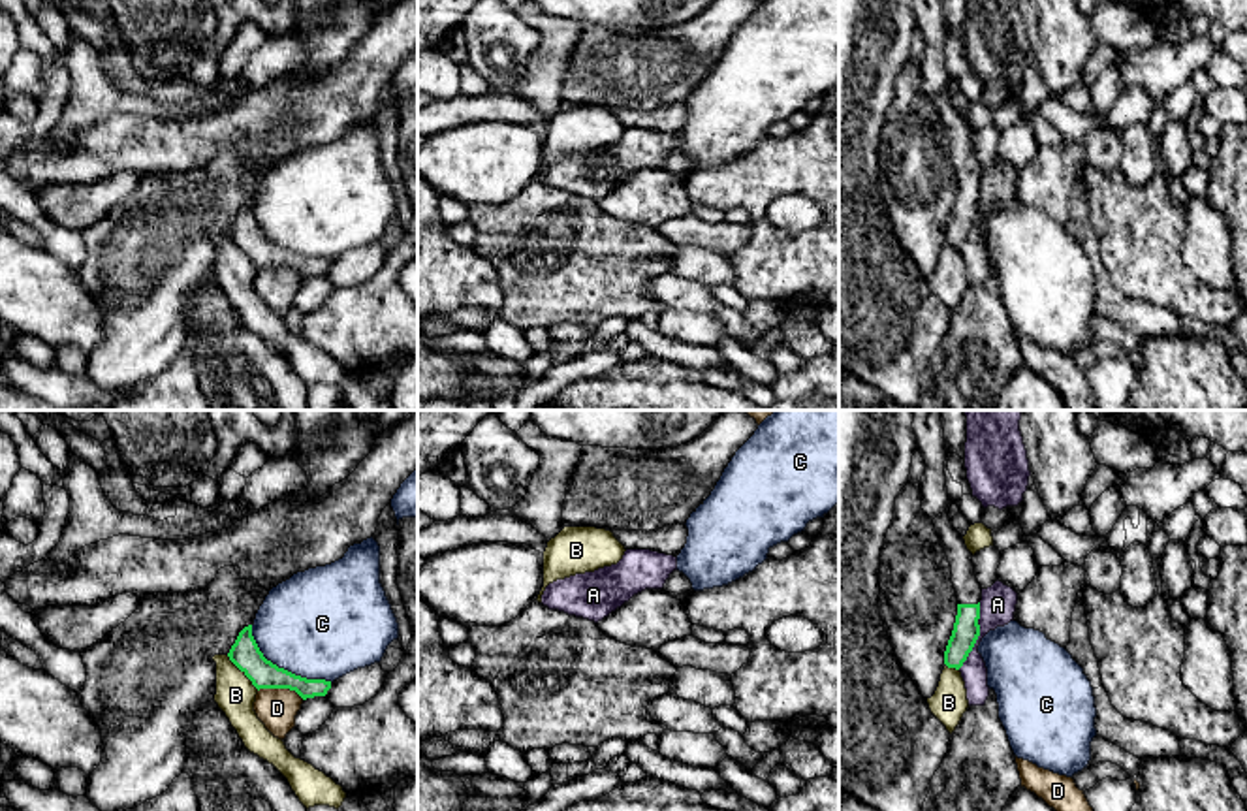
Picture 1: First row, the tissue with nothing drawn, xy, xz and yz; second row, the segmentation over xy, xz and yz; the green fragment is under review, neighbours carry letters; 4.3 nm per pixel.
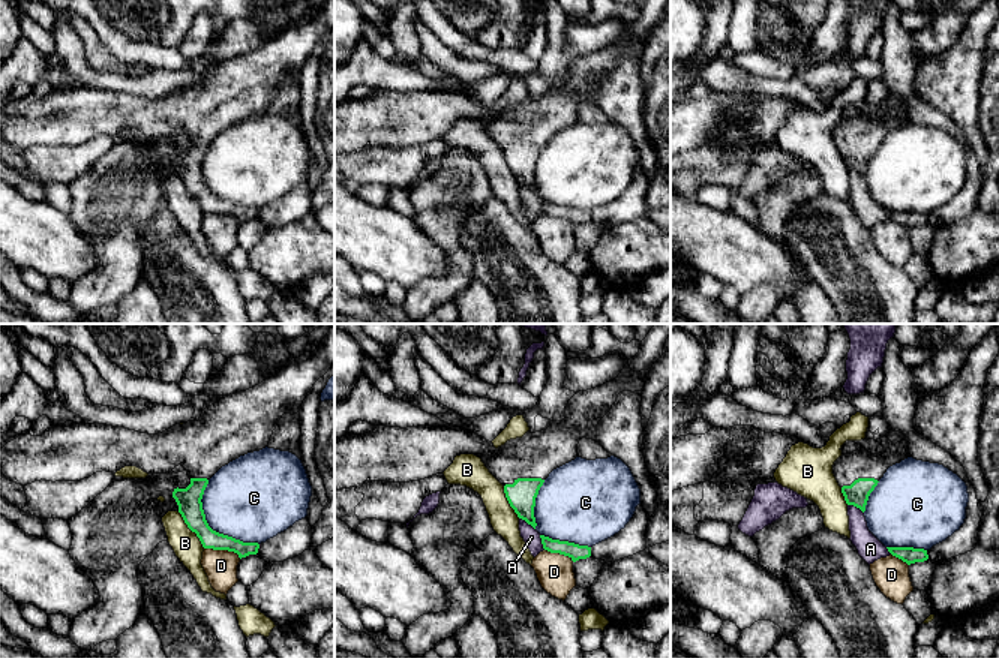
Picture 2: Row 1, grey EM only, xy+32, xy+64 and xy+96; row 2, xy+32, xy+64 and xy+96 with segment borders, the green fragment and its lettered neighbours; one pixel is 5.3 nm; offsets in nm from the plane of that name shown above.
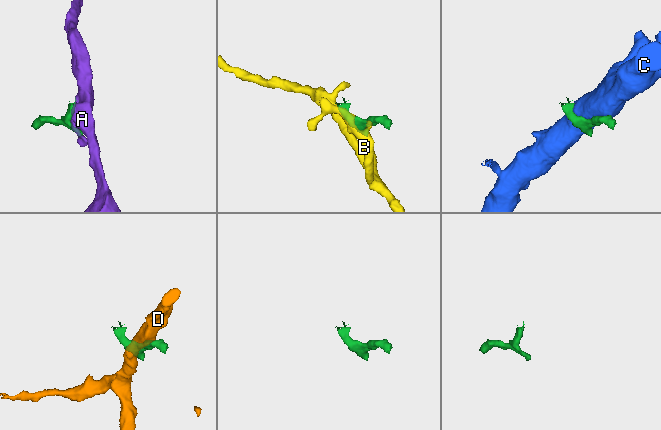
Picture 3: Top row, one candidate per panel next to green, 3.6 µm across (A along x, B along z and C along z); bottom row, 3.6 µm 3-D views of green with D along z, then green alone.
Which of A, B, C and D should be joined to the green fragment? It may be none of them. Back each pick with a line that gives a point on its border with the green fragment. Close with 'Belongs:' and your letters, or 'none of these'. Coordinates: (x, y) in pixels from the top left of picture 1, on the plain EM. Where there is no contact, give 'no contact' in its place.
Belongs: none of these

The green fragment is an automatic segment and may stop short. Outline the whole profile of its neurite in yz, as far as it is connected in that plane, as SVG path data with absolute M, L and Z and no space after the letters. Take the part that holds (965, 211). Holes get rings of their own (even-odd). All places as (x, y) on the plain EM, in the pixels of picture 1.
M939 92L933 103L952 145L952 162L957 175L957 194L944 230L944 243L959 248L980 215L982 166L974 154L972 132L967 128L963 115L954 107L948 92Z

